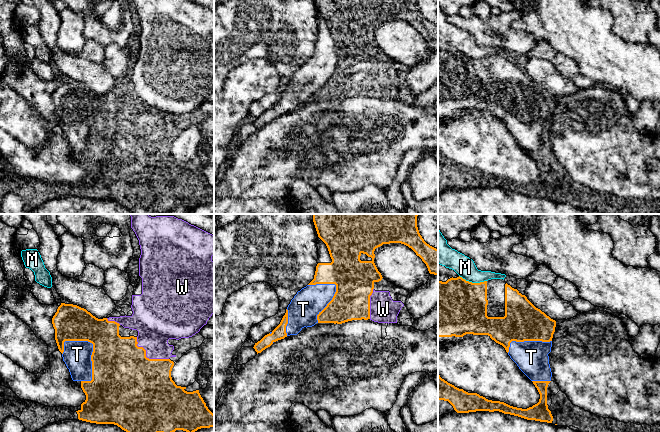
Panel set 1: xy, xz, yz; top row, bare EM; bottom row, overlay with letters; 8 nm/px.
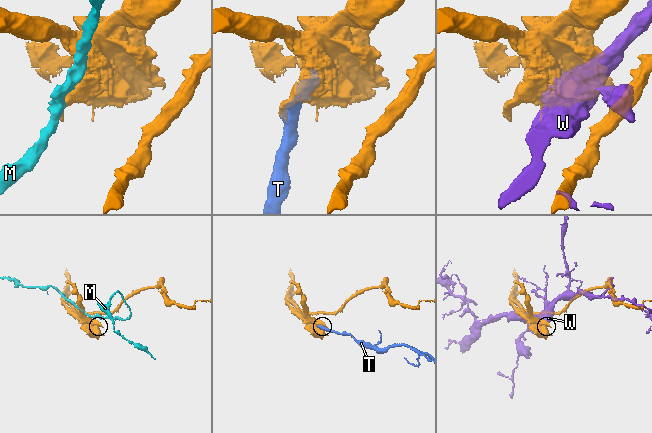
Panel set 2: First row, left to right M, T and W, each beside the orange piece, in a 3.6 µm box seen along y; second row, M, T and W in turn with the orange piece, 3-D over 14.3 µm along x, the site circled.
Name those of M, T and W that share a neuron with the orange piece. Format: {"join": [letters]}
{"join": ["T"]}

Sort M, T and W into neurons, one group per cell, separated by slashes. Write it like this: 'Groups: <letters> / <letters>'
Groups: M / T / W

